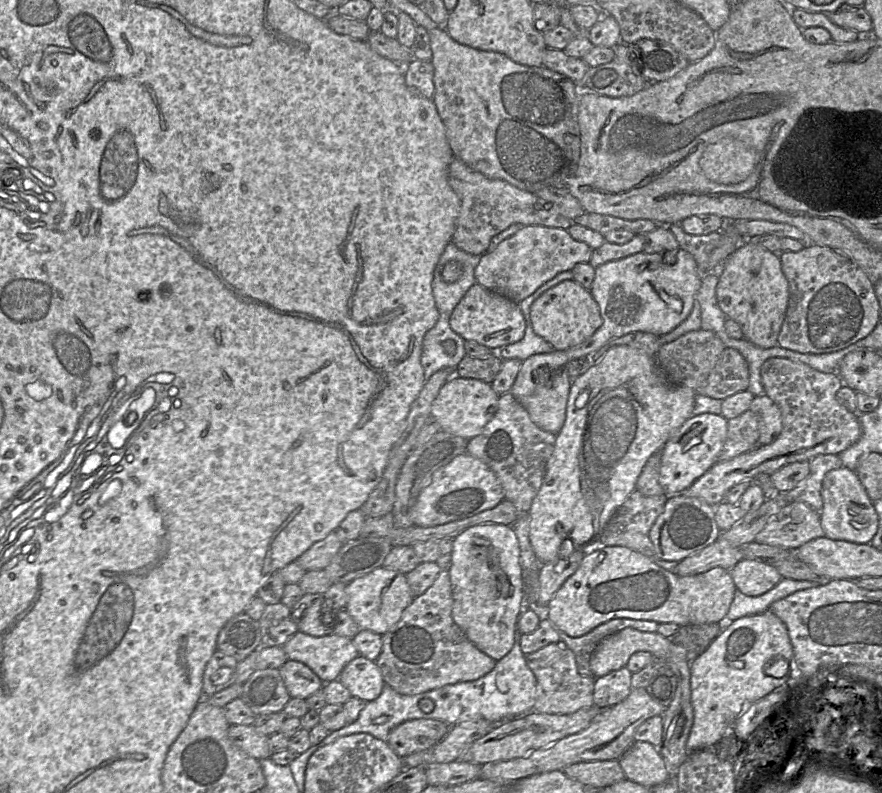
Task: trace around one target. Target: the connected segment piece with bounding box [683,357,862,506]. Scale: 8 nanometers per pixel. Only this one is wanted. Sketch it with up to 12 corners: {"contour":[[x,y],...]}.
{"contour":[[771,357],[762,385],[782,414],[772,443],[713,464],[683,494],[717,506],[758,474],[861,437],[845,385]]}

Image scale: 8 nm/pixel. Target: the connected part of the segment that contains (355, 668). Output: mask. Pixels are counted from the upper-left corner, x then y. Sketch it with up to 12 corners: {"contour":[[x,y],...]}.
{"contour":[[361,655],[338,680],[352,697],[377,699],[385,685],[375,661]]}

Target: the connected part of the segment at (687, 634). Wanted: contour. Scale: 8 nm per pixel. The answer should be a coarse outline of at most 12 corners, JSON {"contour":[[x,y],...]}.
{"contour":[[718,623],[684,625],[669,639],[691,662],[720,634]]}

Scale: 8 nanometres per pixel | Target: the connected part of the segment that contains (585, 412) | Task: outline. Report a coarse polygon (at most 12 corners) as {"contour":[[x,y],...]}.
{"contour":[[610,348],[573,379],[529,514],[591,549],[696,391]]}

